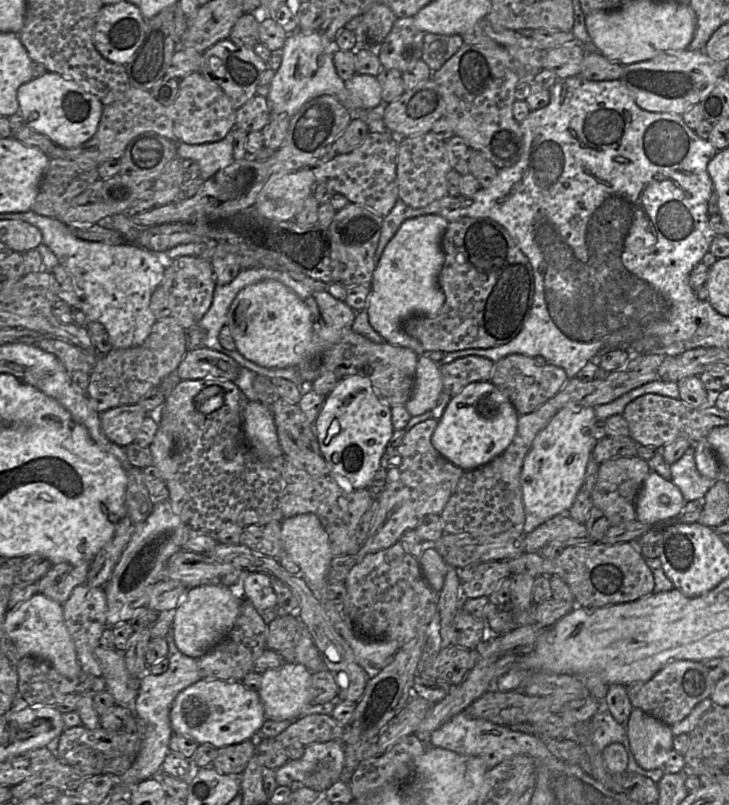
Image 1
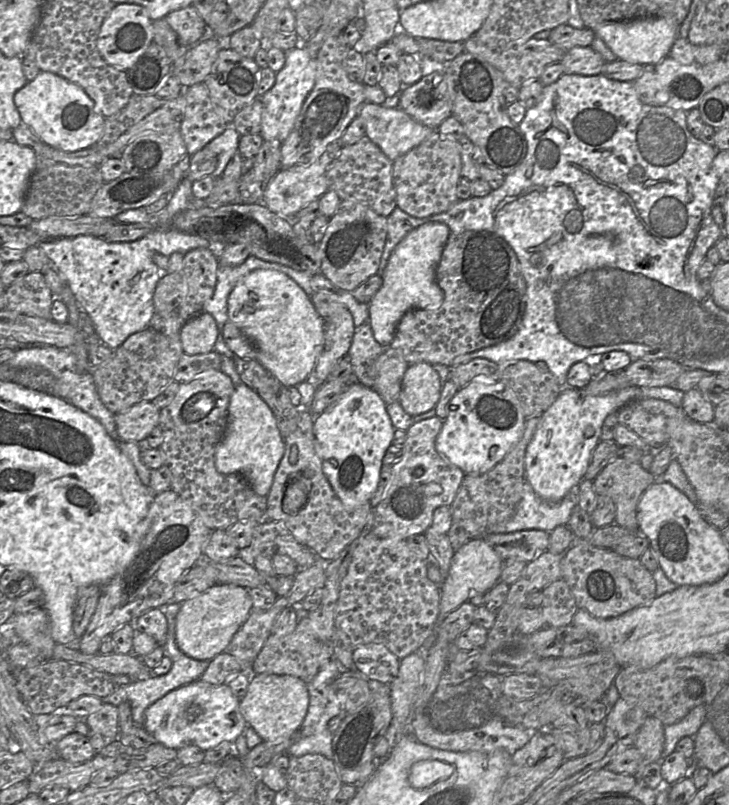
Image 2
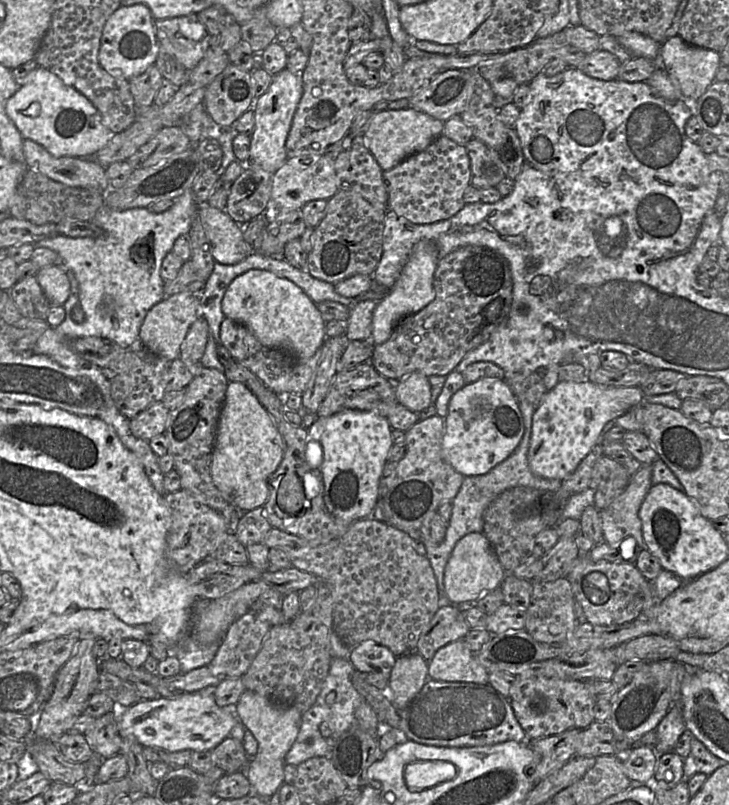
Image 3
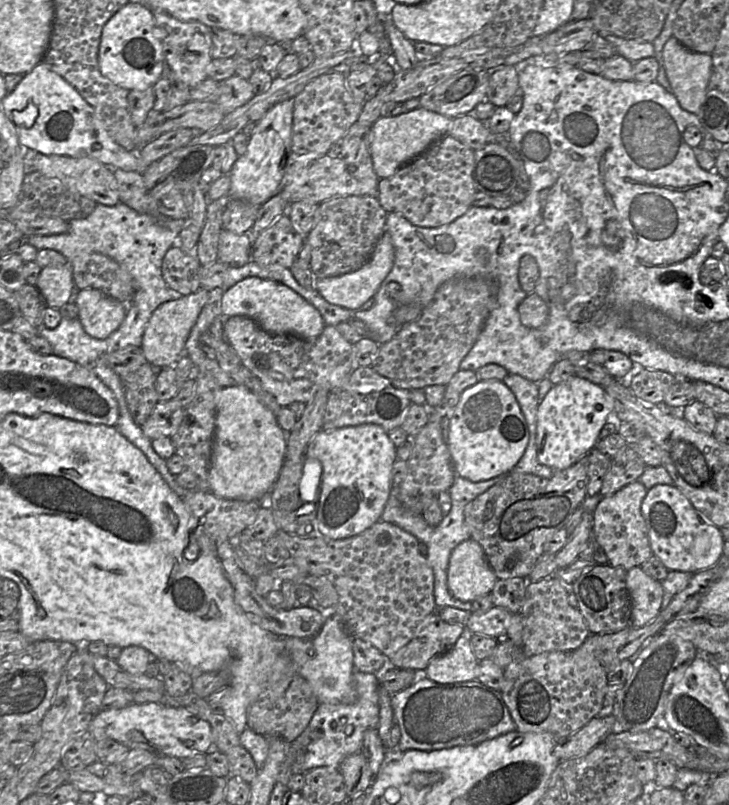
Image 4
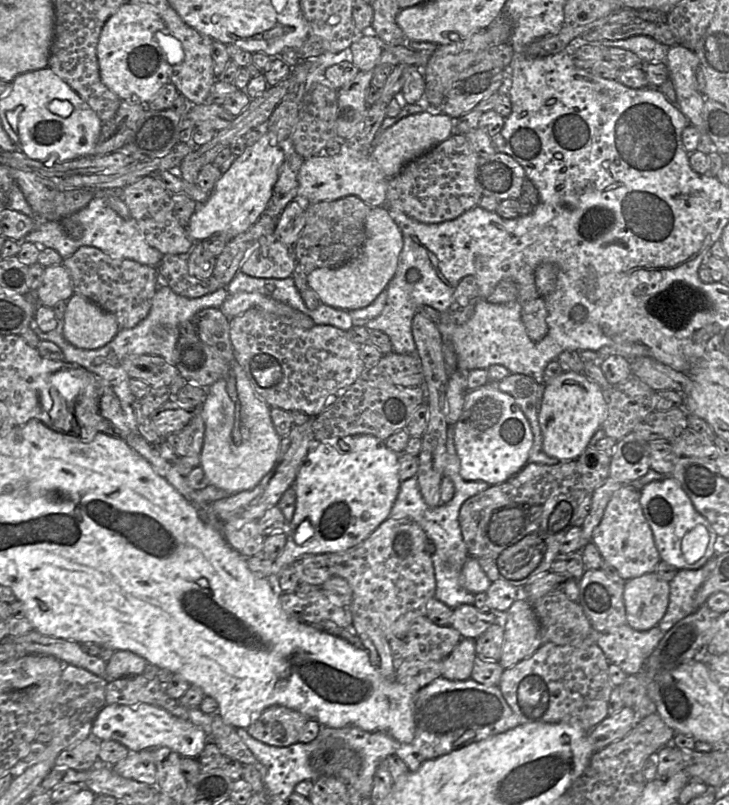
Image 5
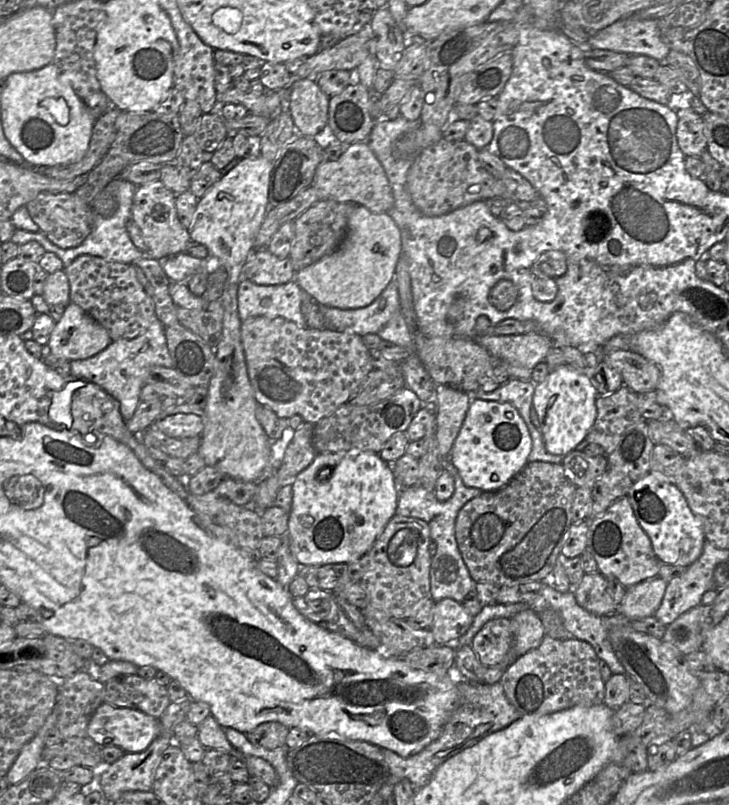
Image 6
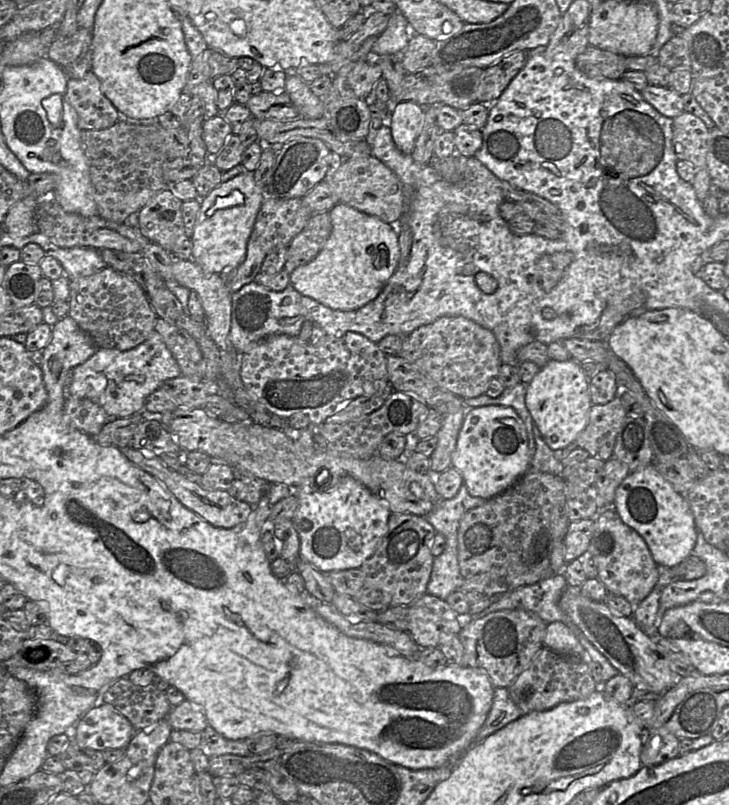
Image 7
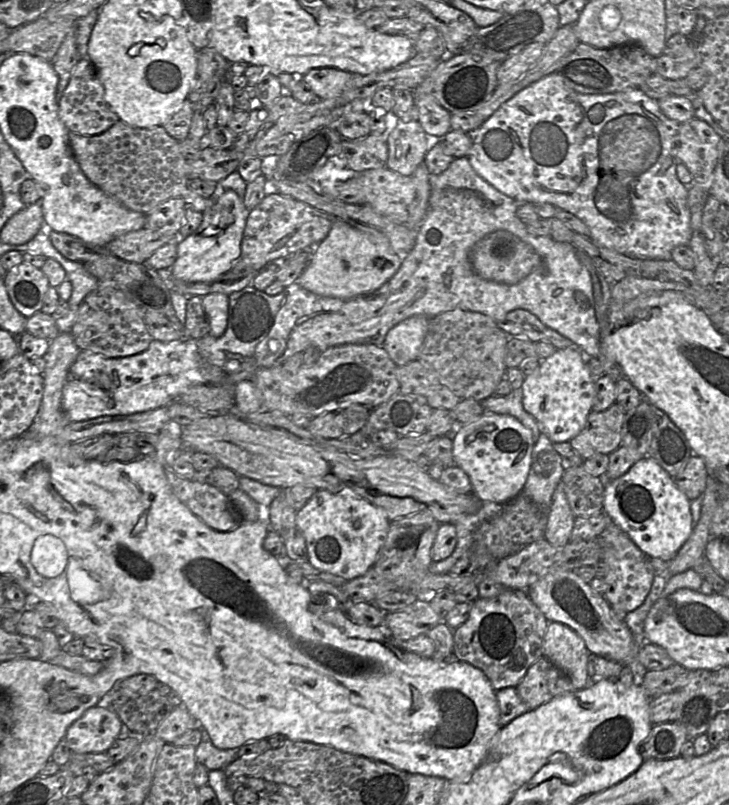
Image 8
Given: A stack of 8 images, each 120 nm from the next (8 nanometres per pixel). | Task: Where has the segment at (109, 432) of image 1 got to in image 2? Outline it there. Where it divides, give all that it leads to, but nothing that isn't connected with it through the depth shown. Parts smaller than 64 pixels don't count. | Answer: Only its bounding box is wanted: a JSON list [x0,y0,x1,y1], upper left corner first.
[115,402,160,446]

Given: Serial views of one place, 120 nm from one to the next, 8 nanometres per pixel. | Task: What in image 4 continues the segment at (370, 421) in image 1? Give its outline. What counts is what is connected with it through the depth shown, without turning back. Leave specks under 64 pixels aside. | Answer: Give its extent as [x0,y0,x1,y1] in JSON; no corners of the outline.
[306,423,397,540]

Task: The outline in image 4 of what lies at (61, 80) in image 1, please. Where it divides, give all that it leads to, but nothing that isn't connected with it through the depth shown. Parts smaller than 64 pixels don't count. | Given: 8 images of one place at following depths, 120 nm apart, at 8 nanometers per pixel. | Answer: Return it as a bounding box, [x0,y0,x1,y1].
[2,63,147,174]

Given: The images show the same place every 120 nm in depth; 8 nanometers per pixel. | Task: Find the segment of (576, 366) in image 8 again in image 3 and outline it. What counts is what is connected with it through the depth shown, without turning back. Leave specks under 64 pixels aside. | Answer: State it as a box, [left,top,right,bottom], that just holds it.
[528,381,644,480]

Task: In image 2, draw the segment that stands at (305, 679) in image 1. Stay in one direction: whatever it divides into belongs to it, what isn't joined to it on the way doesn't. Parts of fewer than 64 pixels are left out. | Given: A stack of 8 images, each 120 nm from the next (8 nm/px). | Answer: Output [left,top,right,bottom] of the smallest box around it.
[240,673,309,741]

